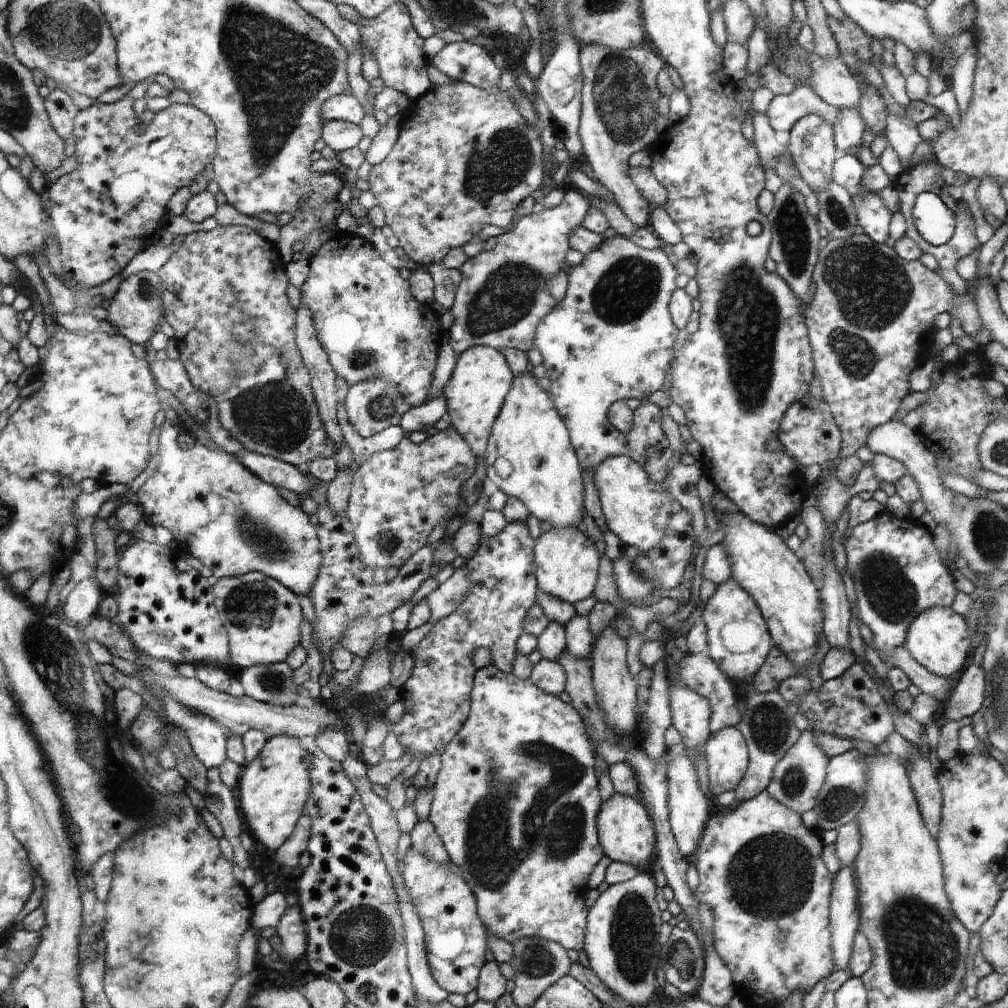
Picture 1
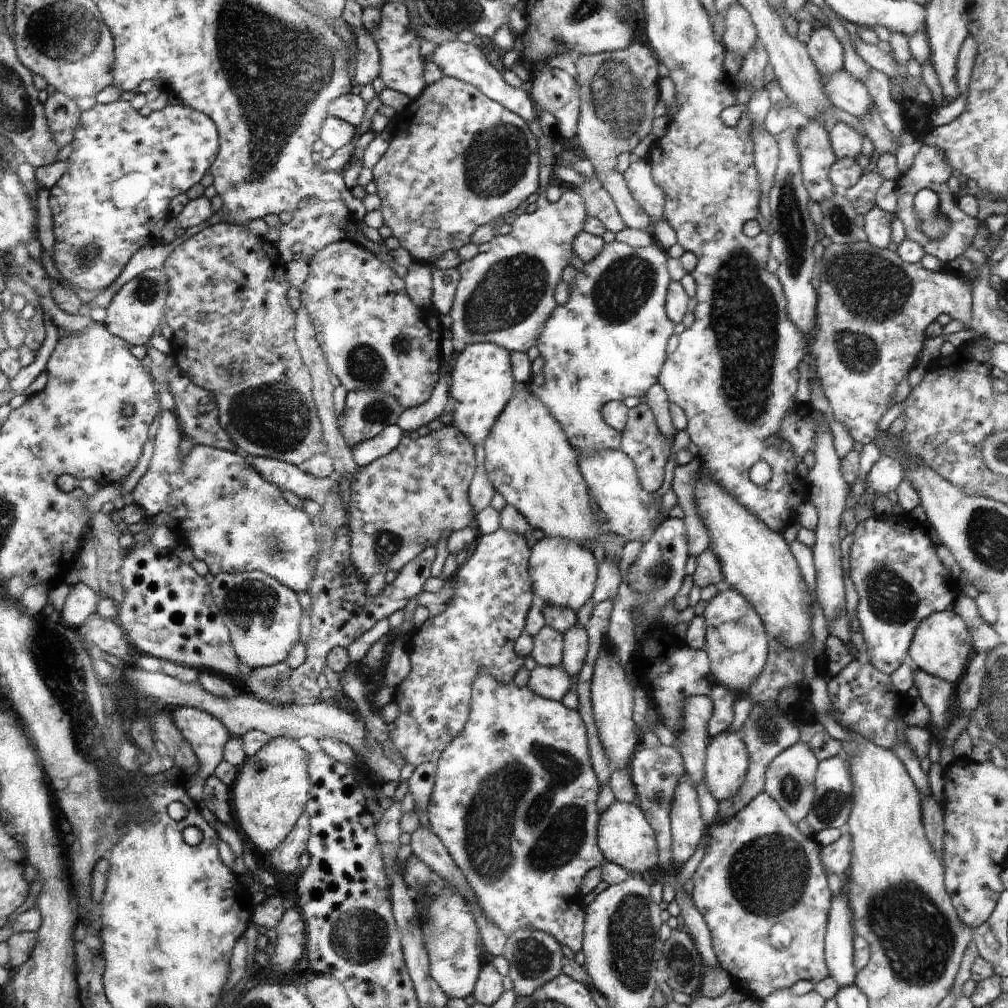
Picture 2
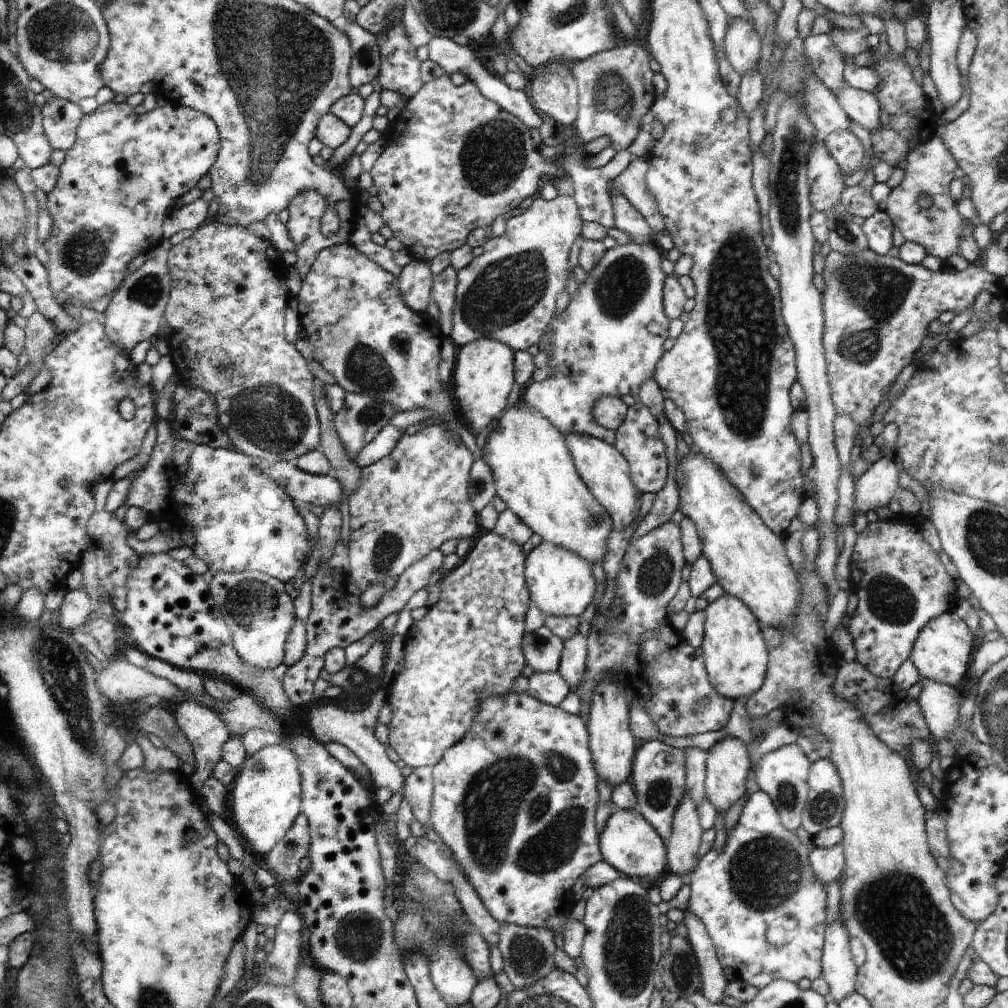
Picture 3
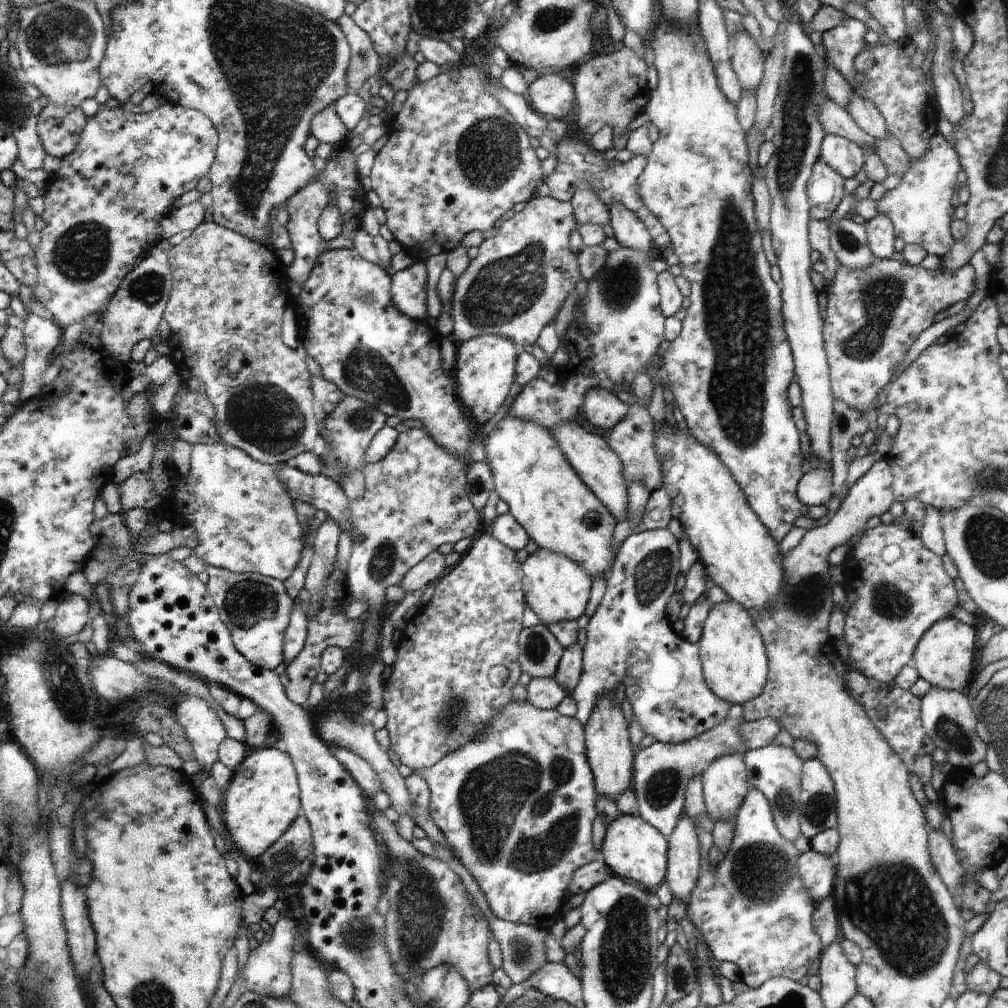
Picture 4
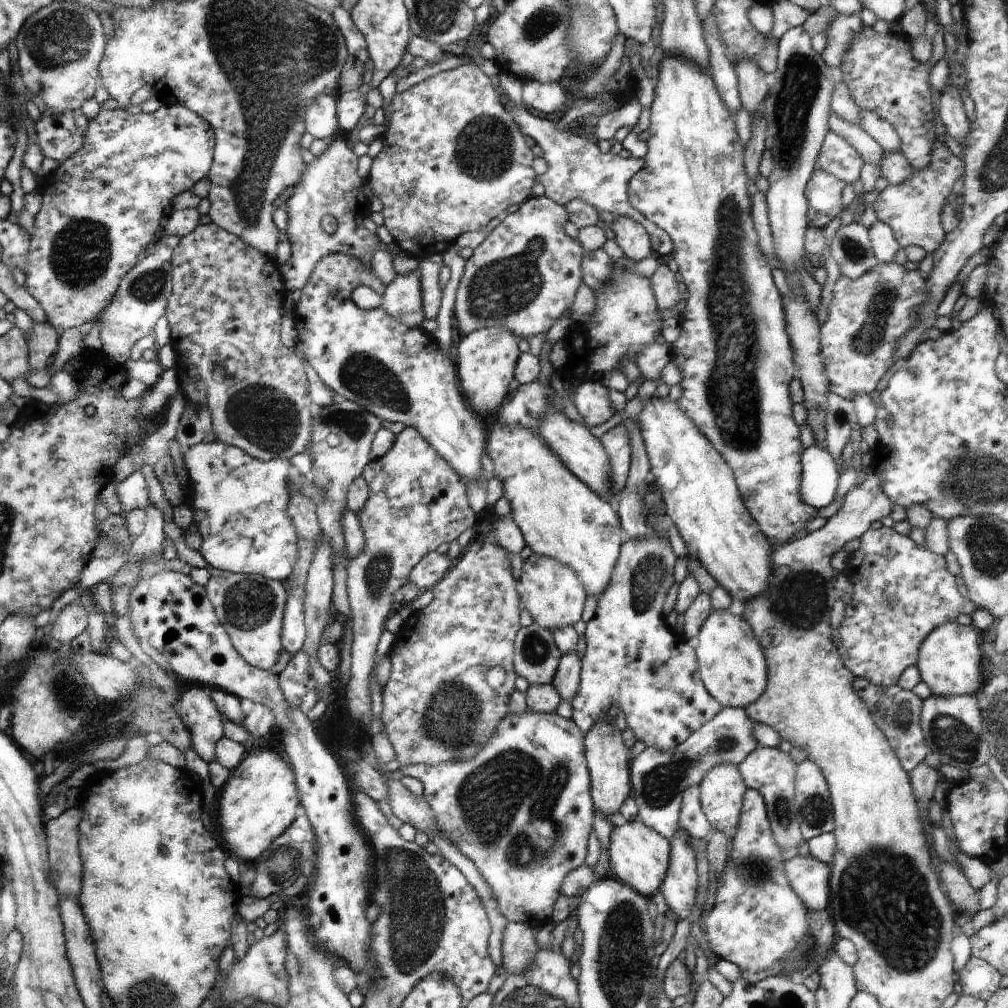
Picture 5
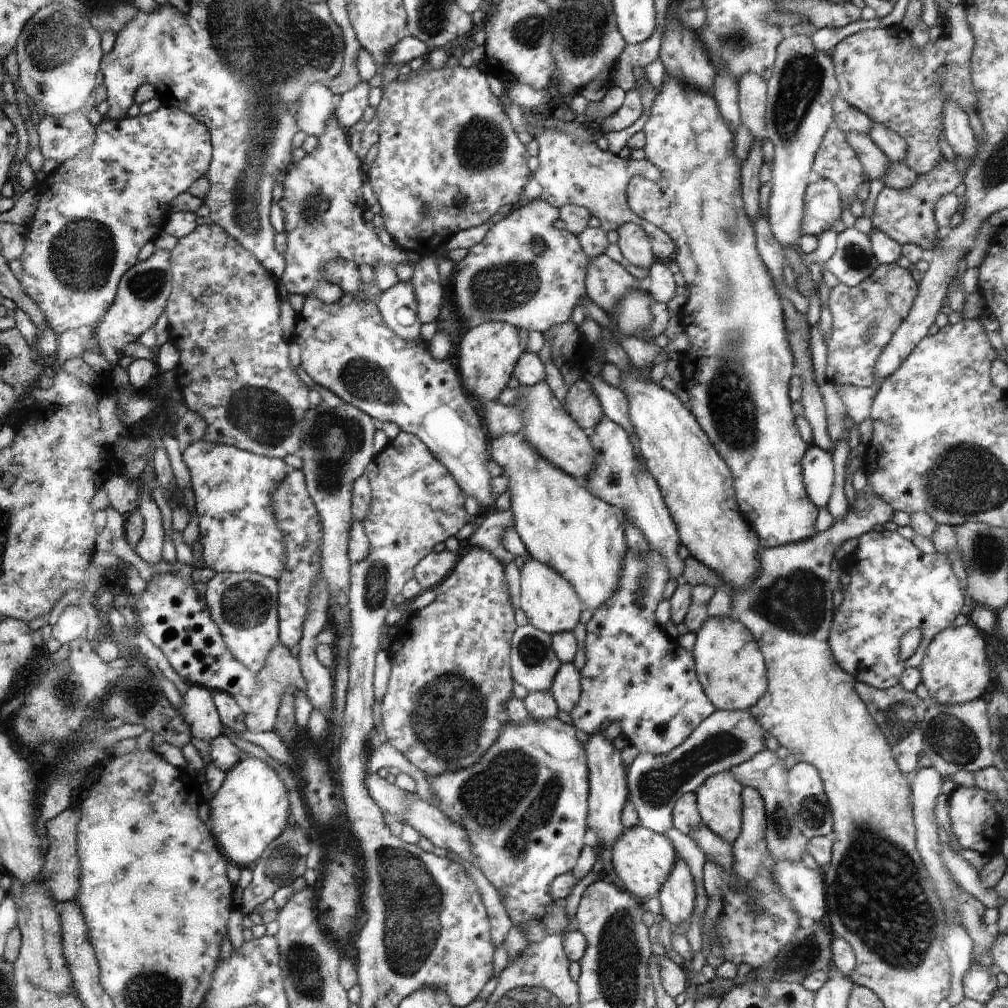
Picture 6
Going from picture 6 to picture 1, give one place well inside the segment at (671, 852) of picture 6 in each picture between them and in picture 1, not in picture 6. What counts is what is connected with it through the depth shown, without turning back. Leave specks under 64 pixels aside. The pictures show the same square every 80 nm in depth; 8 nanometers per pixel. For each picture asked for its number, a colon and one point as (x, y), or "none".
1: (628, 836)
2: (628, 840)
3: (632, 845)
4: (632, 848)
5: (638, 855)

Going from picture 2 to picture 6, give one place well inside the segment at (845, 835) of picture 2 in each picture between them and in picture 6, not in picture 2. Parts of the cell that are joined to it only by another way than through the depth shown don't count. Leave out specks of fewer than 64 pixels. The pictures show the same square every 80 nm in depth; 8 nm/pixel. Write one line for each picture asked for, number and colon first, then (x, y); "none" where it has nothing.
3: (828, 864)
4: (818, 871)
5: (809, 877)
6: (805, 888)

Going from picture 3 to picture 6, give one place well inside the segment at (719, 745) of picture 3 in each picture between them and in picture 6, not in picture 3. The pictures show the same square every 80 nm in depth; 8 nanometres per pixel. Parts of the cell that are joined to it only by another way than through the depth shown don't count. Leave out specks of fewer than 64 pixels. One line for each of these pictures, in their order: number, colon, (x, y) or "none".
4: (725, 784)
5: (722, 789)
6: (719, 802)

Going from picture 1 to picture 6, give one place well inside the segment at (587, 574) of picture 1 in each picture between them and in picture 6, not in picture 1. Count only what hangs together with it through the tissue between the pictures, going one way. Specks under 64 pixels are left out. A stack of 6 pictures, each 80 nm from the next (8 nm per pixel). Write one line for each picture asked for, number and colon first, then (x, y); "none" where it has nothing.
2: (563, 572)
3: (560, 582)
4: (557, 588)
5: (553, 593)
6: (551, 603)

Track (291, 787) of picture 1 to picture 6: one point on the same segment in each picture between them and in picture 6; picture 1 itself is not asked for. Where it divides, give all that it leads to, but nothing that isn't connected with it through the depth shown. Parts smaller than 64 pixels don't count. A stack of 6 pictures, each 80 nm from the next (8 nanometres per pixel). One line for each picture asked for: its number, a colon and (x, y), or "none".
2: (269, 794)
3: (267, 794)
4: (263, 799)
5: (257, 804)
6: (251, 808)

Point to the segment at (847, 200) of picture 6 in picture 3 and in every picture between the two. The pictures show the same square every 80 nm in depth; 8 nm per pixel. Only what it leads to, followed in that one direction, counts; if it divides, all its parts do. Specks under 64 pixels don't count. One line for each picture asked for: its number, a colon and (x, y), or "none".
3: (845, 148)
4: (845, 157)
5: (836, 156)

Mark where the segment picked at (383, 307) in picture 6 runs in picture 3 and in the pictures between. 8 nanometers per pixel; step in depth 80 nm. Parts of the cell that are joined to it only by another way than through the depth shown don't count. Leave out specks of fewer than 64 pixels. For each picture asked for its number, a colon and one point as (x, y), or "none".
3: (415, 281)
4: (409, 286)
5: (402, 299)

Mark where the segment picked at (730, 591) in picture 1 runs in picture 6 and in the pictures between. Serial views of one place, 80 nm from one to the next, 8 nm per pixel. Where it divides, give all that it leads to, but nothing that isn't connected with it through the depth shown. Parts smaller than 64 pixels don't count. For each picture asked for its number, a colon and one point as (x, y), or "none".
2: (736, 643)
3: (735, 652)
4: (732, 653)
5: (733, 668)
6: (730, 667)

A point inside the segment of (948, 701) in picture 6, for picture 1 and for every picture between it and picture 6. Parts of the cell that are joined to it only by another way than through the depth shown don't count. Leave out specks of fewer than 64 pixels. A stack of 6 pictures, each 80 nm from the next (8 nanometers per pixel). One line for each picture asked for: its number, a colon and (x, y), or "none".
1: (938, 639)
2: (942, 646)
3: (942, 652)
4: (946, 655)
5: (951, 660)

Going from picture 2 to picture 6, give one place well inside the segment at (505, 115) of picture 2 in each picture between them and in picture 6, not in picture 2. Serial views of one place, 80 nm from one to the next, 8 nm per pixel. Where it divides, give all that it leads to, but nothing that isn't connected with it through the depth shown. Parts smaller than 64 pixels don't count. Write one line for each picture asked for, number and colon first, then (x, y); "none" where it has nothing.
3: (460, 160)
4: (455, 160)
5: (453, 159)
6: (443, 134)

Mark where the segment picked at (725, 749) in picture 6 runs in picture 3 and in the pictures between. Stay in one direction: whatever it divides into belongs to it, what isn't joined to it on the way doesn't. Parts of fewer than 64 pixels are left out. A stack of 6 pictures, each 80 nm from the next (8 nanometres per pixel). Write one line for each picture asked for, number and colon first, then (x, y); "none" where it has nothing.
3: (658, 778)
4: (661, 772)
5: (659, 777)

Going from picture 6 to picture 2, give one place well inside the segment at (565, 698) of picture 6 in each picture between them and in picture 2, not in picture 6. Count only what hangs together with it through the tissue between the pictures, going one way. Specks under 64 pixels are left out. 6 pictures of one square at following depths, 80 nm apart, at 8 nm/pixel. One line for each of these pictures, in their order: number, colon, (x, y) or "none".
2: (576, 642)
3: (573, 664)
4: (569, 672)
5: (567, 682)

